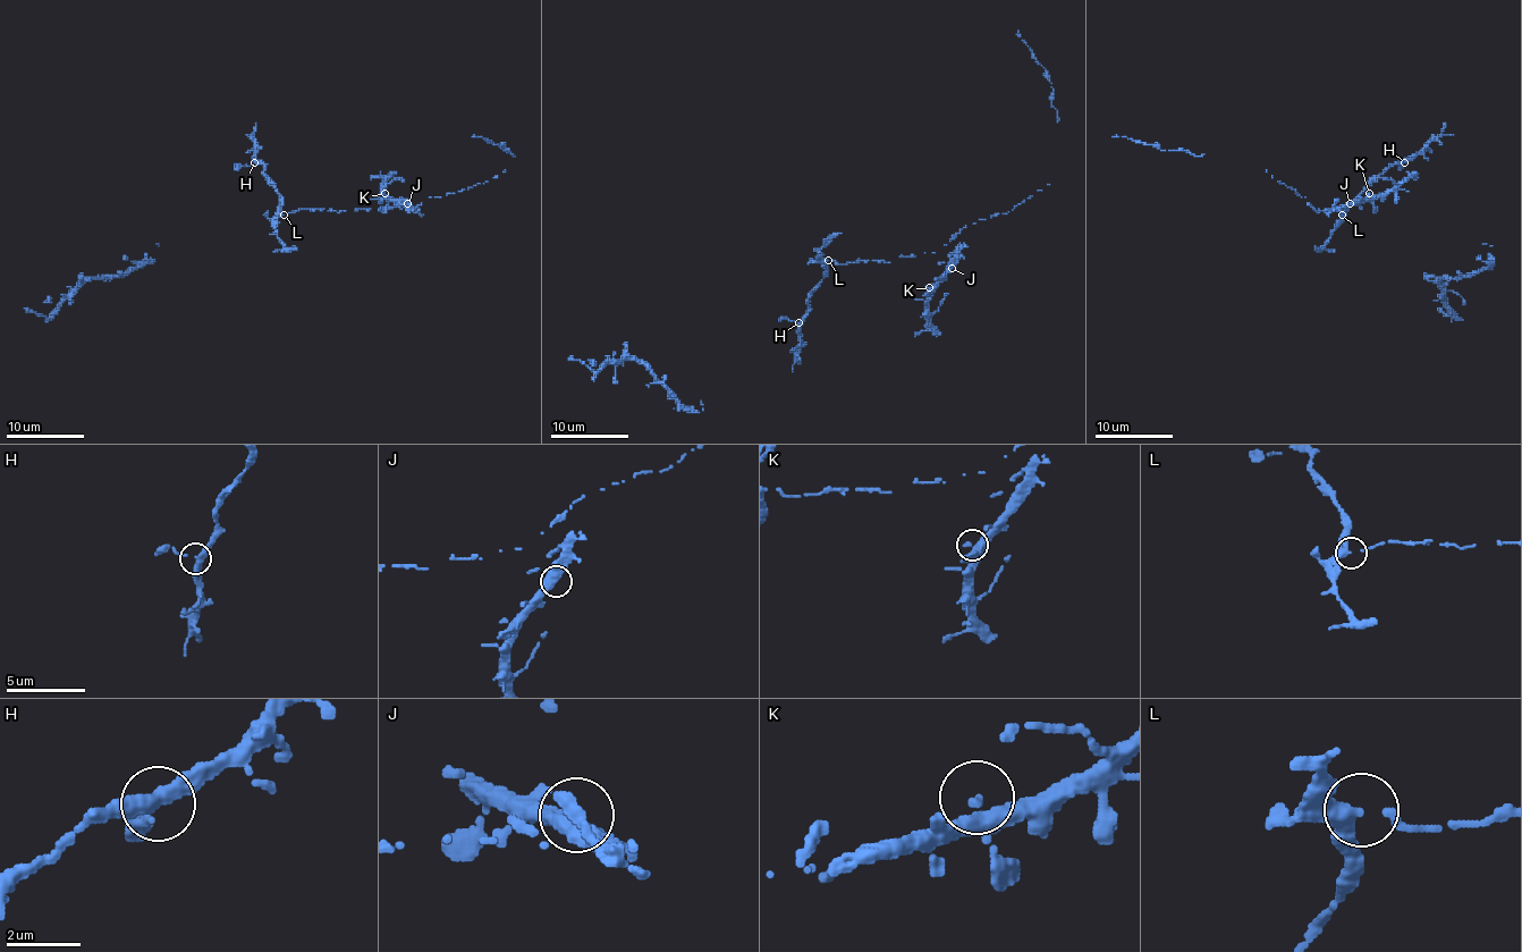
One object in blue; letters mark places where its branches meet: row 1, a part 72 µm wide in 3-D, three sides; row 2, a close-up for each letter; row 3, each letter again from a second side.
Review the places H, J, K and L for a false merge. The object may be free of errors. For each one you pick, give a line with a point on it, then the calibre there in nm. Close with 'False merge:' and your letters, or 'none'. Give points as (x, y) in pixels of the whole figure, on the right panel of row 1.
L: at (1342, 215); 300 nm thick
False merge: L

